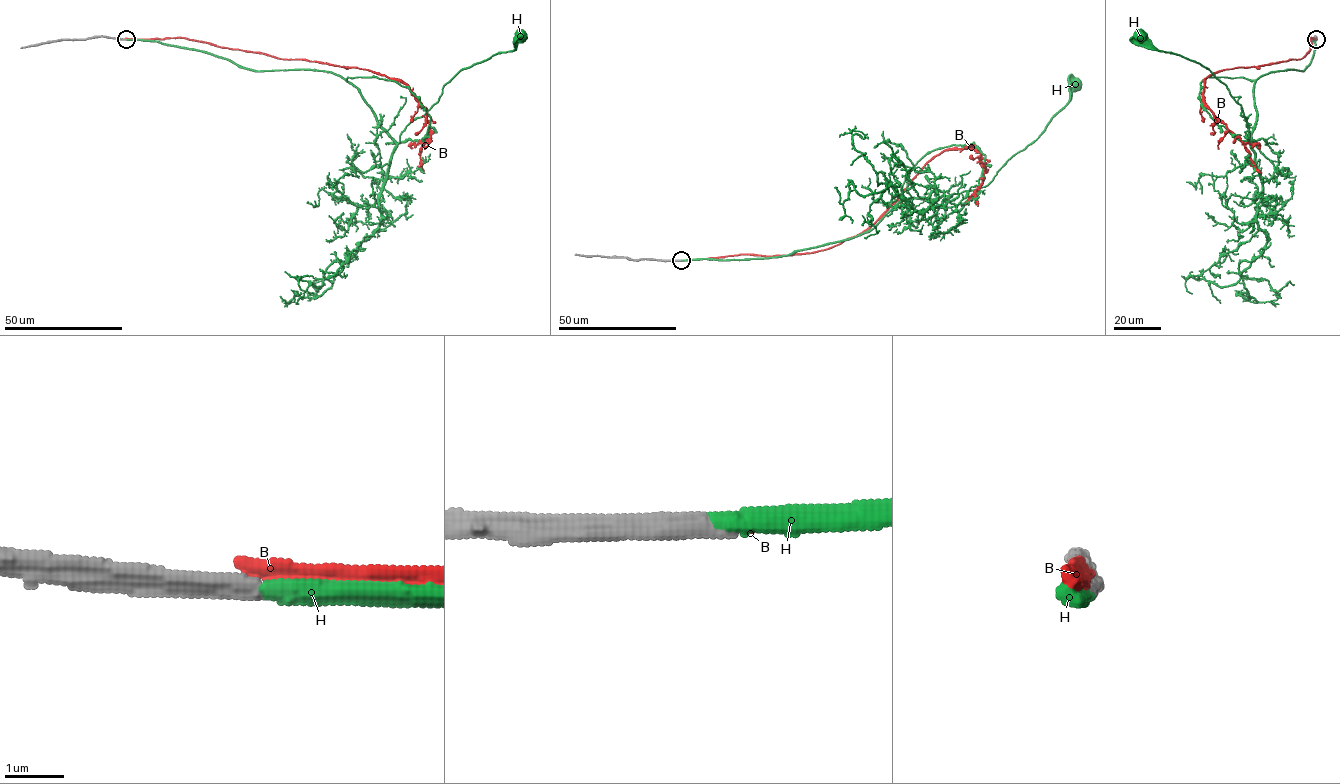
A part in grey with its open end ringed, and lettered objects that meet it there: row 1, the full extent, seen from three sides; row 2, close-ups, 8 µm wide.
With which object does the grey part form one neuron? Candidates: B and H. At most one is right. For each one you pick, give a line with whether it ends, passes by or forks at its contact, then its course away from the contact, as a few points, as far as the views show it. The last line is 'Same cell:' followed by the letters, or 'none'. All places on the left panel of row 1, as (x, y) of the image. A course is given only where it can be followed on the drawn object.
H: it ends; course (126, 39), (206, 51), (255, 71), (330, 71), (357, 88), (397, 143), (460, 71), (512, 51), (520, 34)
Same cell: H

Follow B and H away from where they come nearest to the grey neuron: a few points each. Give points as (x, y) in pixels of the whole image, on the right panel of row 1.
B: (1316, 39), (1310, 38), (1311, 47), (1301, 59), (1222, 69), (1205, 79), (1203, 102), (1238, 137), (1261, 173)
H: (1316, 39), (1303, 71), (1255, 82), (1250, 143), (1228, 88), (1140, 34)

